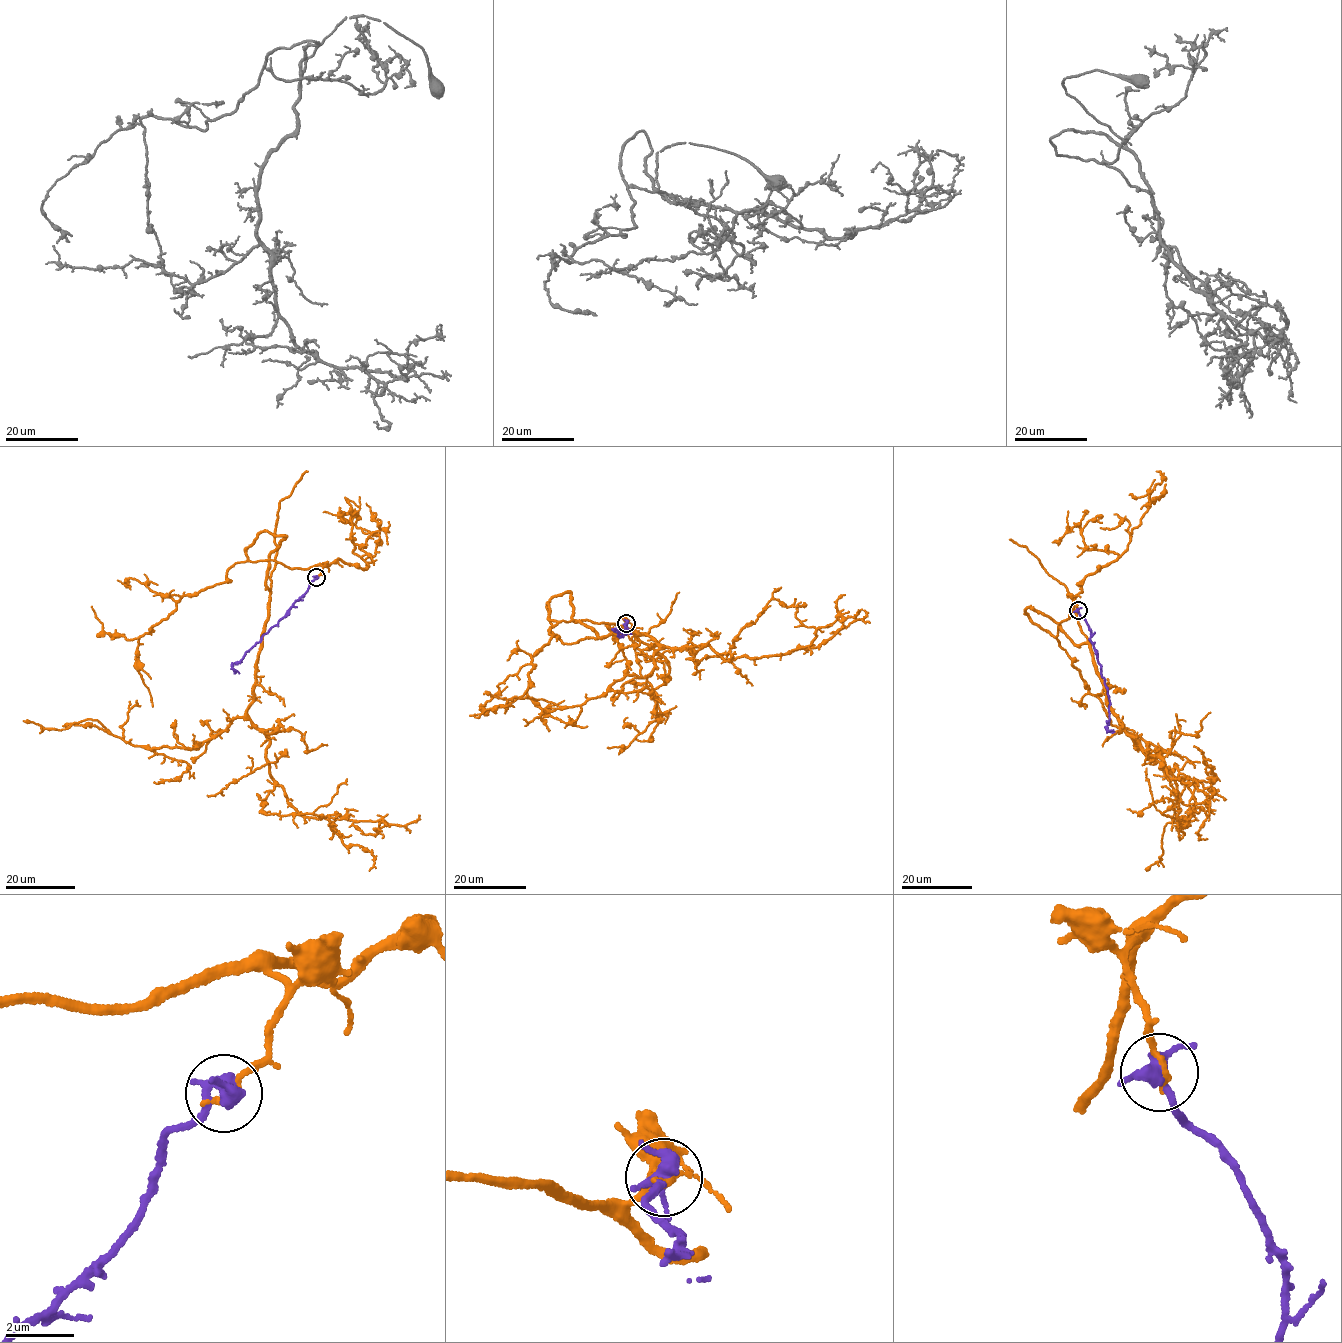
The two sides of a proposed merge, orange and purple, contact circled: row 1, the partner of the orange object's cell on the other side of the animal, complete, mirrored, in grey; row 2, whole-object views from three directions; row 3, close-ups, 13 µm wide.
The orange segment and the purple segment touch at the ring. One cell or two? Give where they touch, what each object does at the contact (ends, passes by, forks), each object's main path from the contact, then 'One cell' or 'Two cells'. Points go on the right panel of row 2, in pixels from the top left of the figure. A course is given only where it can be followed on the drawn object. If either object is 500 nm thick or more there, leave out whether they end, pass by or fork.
Place: (1078, 610). At the ring orange ends. At the ring purple forks. Course of orange: (1078, 610), (1075, 597), (1059, 626), (1089, 644), (1115, 716), (1179, 795), (1185, 821), (1165, 824), (1146, 870). Course of purple: (1077, 610), (1089, 625), (1110, 702), (1107, 731), (1113, 730). Two cells

